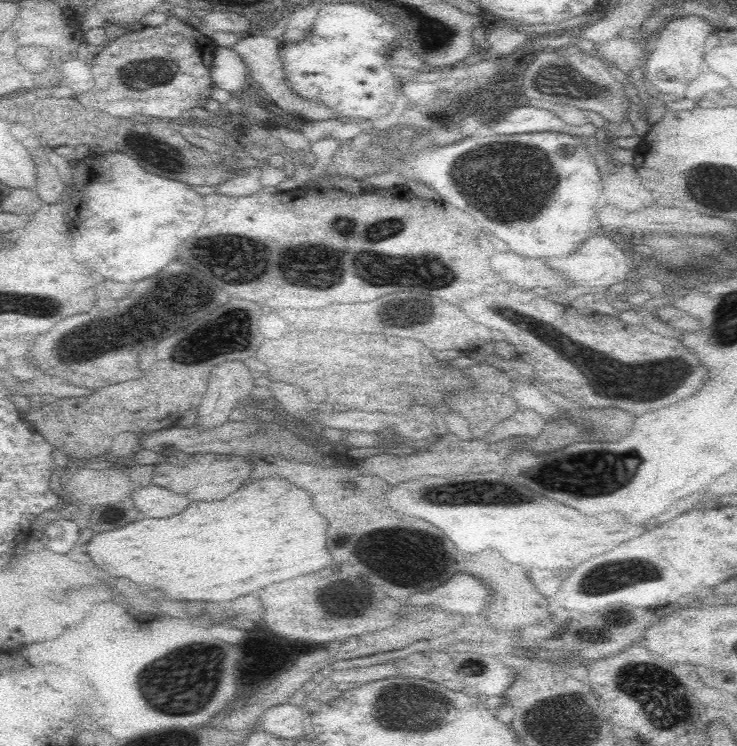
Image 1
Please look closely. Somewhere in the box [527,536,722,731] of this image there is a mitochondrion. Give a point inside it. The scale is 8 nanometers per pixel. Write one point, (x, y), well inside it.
(642, 680)

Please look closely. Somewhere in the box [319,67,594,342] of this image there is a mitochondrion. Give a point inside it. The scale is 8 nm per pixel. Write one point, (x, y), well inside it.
(502, 177)

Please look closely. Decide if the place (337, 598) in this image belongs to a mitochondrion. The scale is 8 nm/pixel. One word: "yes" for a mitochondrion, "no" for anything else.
yes

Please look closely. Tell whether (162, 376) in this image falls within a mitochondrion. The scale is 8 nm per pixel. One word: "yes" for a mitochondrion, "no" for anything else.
no

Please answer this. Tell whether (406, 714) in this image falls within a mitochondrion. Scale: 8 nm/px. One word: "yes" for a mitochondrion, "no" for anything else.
yes

